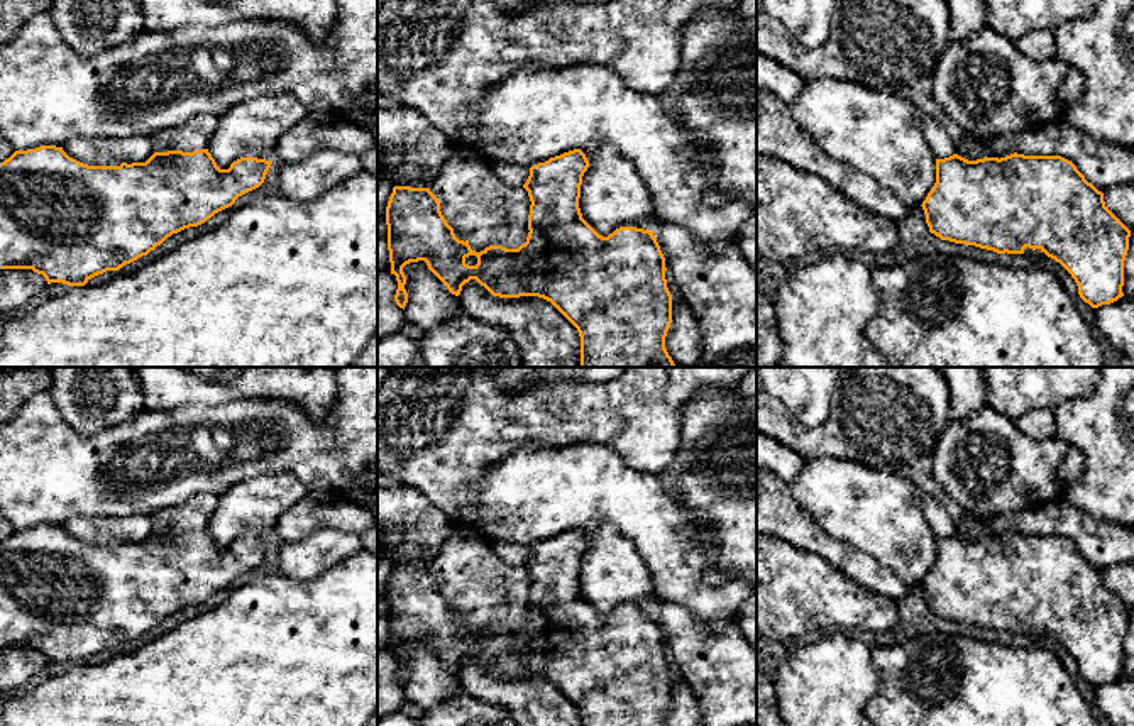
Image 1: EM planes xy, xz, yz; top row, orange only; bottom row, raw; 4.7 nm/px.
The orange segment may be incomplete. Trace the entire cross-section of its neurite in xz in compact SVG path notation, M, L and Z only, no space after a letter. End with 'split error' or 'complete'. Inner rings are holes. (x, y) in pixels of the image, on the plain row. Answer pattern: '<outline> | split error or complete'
M581 528L564 531L530 547L523 567L530 575L528 616L518 628L489 624L481 631L471 628L469 619L459 619L454 608L440 591L438 577L430 567L394 565L386 586L388 630L391 653L398 668L394 680L405 689L408 672L403 646L425 640L428 648L459 675L462 665L476 658L493 675L520 677L538 675L550 680L579 711L581 726L665 726L665 716L672 702L672 674L665 658L665 636L653 611L636 606L619 606L608 616L599 614L584 597L579 587L582 555L589 540Z | complete

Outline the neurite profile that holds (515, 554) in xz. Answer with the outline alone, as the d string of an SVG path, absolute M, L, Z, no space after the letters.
M487 538L486 542L503 562L511 565L523 565L530 555L531 545L506 543L506 542L487 540Z

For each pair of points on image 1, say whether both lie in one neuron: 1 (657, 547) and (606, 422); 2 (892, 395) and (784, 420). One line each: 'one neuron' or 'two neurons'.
1: two neurons
2: one neuron

